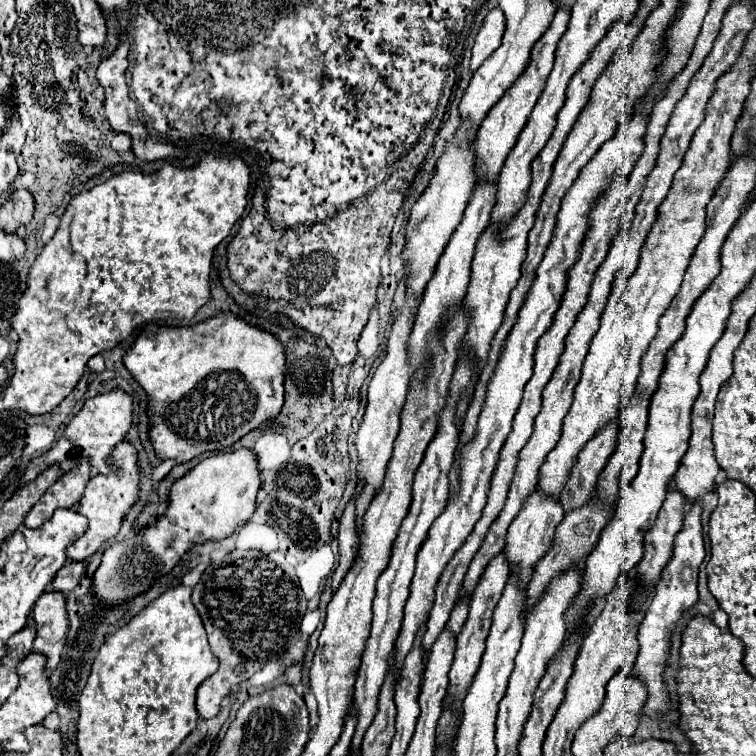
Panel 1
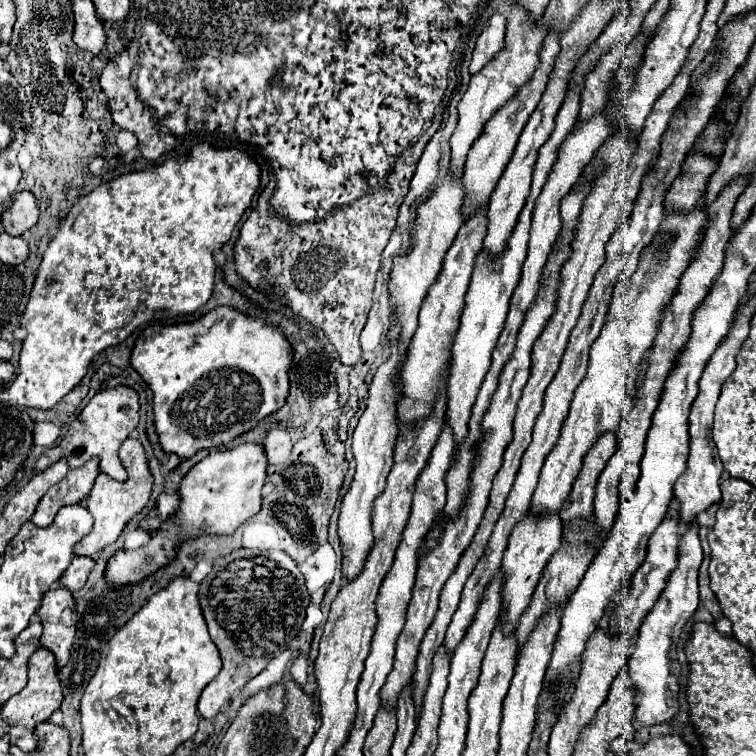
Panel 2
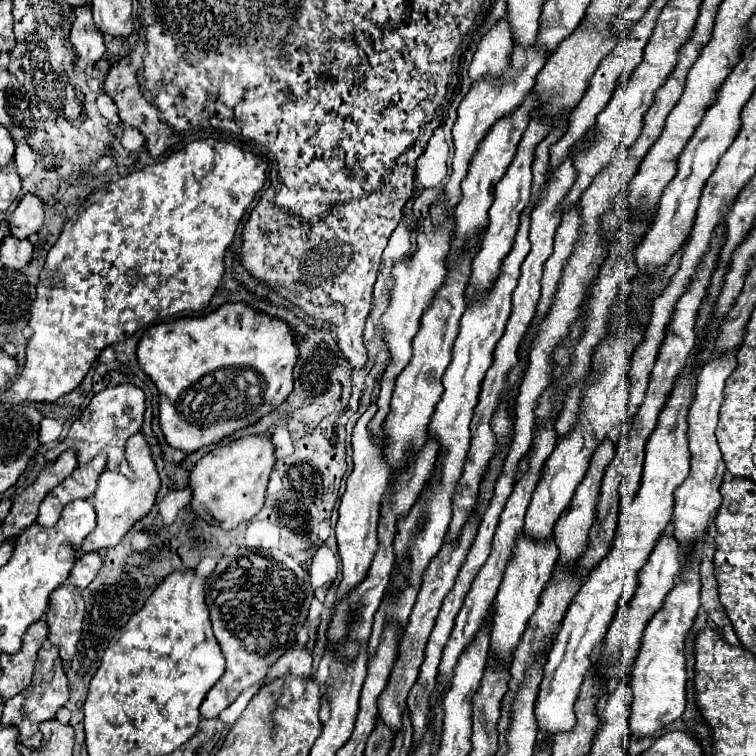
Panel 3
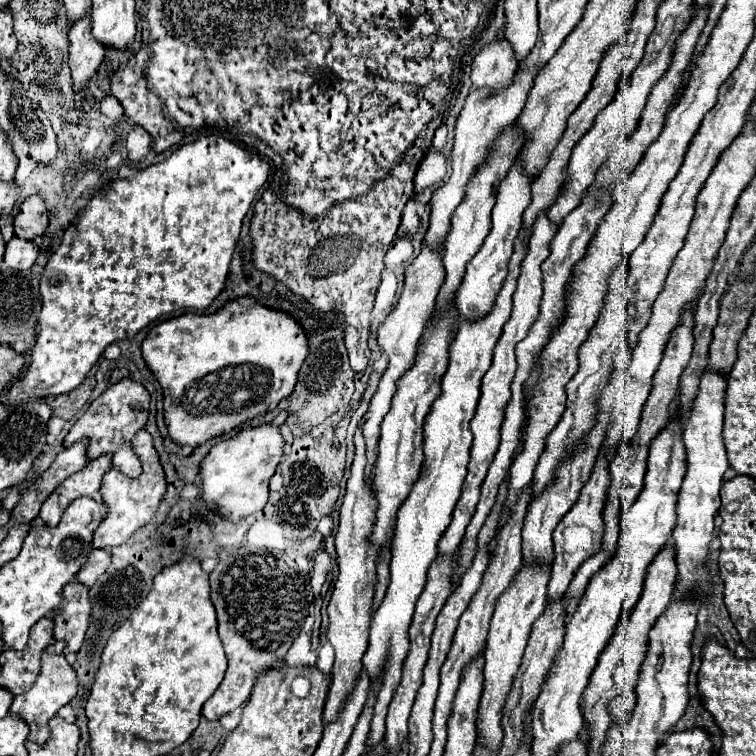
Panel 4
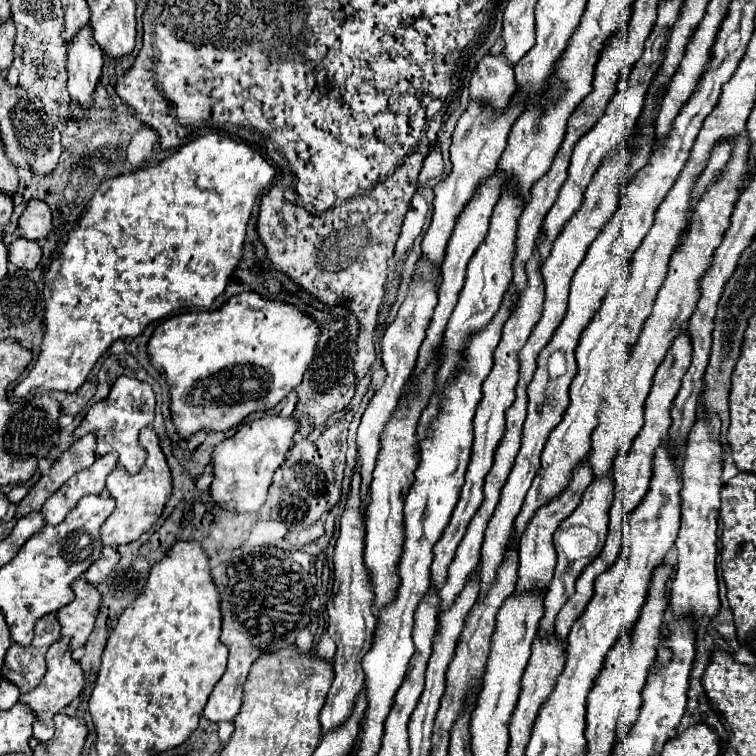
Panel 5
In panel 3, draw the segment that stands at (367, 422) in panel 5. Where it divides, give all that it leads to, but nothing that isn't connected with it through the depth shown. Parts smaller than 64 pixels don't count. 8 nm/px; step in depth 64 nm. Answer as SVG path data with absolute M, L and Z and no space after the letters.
M452 216L440 226L440 230L424 230L422 234L418 234L418 250L412 254L412 258L396 264L394 270L392 270L392 276L396 280L394 286L392 286L392 300L390 300L388 310L380 318L382 340L386 342L392 360L390 360L390 364L388 364L382 380L380 380L380 392L378 392L378 400L376 400L378 412L370 420L370 430L374 434L380 432L380 426L384 422L386 414L390 412L390 398L392 398L392 392L394 392L396 376L410 362L410 356L412 356L412 340L414 340L414 336L420 330L422 312L426 312L428 306L432 304L432 298L438 292L436 288L440 288L444 284L444 278L446 278L444 256L448 254L448 236L452 236Z

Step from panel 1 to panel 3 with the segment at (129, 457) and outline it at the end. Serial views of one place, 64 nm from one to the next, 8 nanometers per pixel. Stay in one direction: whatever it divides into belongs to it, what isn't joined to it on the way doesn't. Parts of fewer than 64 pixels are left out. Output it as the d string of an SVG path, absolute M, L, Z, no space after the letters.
M142 432L134 434L128 440L126 456L128 456L128 462L132 464L136 480L128 480L126 476L120 476L116 472L102 472L102 476L98 480L98 488L96 488L94 498L92 498L92 504L94 504L96 514L98 514L98 524L96 524L94 532L84 540L84 550L86 552L116 546L130 532L130 528L138 520L142 520L152 510L152 506L156 504L156 496L160 492L160 476L158 476L156 464L152 460L150 446L148 446Z

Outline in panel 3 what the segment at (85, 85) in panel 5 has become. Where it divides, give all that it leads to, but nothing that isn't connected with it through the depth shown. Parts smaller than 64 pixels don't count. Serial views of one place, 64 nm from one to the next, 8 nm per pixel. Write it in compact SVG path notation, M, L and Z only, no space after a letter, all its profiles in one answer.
M88 6L76 8L76 20L70 30L70 42L76 50L74 66L78 70L84 72L88 66L94 66L102 58L106 50L104 38L96 36L96 28L92 28L92 12L88 12Z

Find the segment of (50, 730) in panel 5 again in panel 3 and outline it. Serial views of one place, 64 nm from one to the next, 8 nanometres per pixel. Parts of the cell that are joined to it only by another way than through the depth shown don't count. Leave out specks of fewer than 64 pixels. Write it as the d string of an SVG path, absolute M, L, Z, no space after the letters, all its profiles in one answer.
M44 646L38 652L36 672L34 672L32 684L20 696L14 696L12 700L6 700L4 714L2 714L2 724L16 726L20 730L20 742L24 742L30 748L38 748L40 742L42 742L42 732L38 728L40 722L54 718L56 710L62 708L68 698L70 698L70 682L68 682L66 670L62 666L62 658L56 654L56 658L52 660L52 646Z

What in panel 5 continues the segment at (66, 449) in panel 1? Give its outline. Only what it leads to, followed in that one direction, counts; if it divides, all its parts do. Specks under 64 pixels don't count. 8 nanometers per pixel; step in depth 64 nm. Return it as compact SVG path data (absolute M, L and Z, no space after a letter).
M120 376L110 394L96 402L84 416L84 420L80 422L80 426L76 428L74 432L74 438L78 440L80 436L88 434L88 432L96 432L98 434L98 448L96 448L96 454L104 456L112 450L118 452L118 464L122 464L128 472L136 474L144 460L146 460L146 452L138 440L138 434L142 428L146 428L148 424L152 424L154 420L154 408L156 408L156 396L154 396L154 390L150 384L146 382L140 382L136 378L128 378L128 376Z

